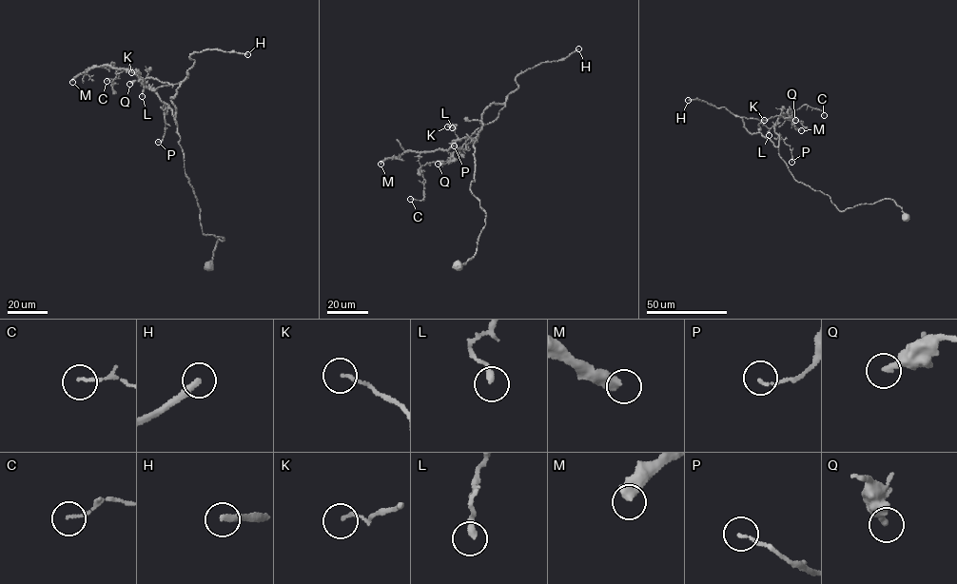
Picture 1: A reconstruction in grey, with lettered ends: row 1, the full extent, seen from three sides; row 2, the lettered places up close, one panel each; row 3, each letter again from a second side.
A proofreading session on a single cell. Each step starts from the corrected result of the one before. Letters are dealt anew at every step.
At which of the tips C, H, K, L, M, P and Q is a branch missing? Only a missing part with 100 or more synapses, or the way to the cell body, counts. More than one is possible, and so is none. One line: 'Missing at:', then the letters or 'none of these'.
Missing at: H, M

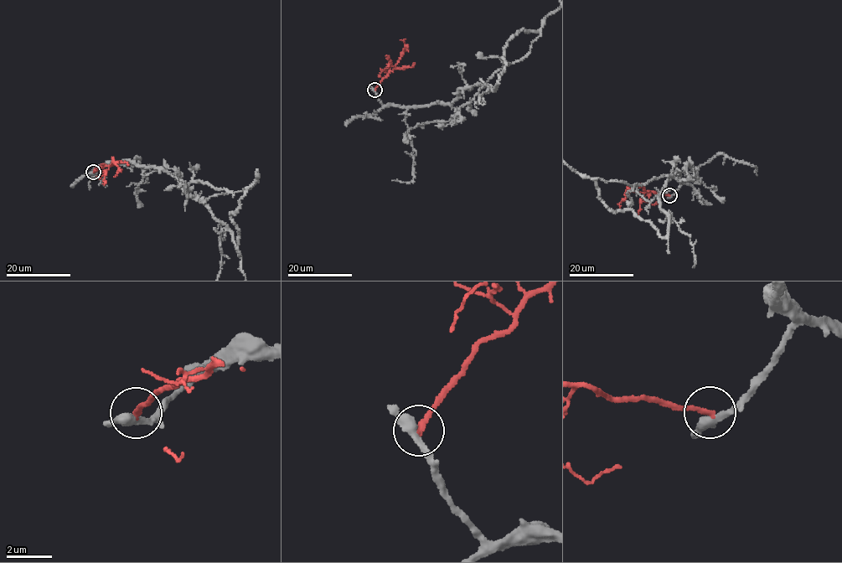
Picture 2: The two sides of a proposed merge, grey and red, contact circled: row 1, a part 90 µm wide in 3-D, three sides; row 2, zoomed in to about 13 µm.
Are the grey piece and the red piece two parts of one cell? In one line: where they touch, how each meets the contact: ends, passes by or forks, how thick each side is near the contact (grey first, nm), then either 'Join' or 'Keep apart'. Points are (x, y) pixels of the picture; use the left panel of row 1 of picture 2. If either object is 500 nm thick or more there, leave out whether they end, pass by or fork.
Place: (93, 172). At the ring grey passes by. At the ring red ends. Thickness 360 nm (grey) against 240 nm. Keep apart

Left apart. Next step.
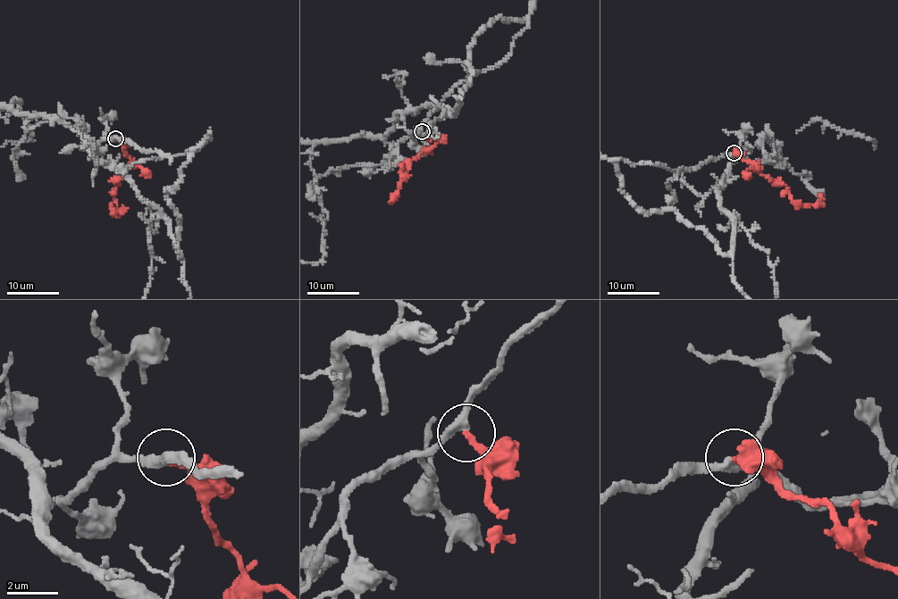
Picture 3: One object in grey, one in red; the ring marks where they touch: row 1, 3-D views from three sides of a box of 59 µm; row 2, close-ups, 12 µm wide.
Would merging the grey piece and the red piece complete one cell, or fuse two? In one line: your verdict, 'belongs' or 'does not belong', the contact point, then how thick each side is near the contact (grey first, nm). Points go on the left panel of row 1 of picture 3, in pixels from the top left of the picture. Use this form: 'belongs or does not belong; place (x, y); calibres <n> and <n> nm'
belongs; place (115, 138); calibres 320 and 240 nm

